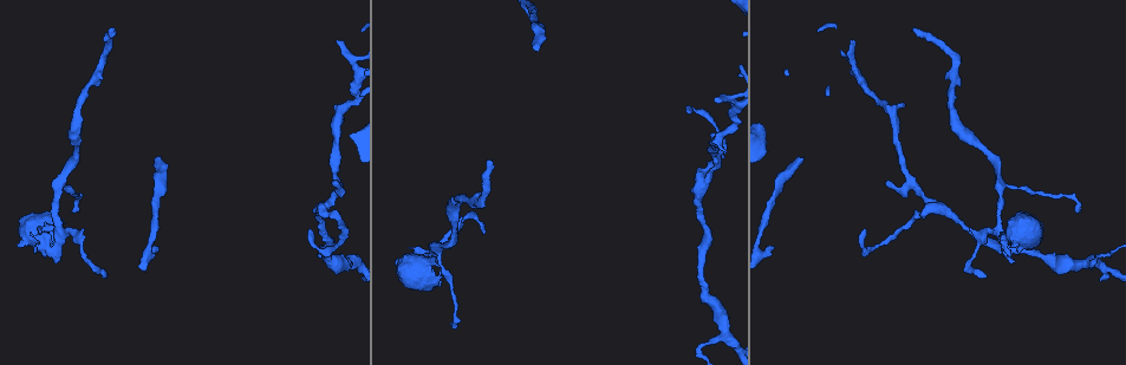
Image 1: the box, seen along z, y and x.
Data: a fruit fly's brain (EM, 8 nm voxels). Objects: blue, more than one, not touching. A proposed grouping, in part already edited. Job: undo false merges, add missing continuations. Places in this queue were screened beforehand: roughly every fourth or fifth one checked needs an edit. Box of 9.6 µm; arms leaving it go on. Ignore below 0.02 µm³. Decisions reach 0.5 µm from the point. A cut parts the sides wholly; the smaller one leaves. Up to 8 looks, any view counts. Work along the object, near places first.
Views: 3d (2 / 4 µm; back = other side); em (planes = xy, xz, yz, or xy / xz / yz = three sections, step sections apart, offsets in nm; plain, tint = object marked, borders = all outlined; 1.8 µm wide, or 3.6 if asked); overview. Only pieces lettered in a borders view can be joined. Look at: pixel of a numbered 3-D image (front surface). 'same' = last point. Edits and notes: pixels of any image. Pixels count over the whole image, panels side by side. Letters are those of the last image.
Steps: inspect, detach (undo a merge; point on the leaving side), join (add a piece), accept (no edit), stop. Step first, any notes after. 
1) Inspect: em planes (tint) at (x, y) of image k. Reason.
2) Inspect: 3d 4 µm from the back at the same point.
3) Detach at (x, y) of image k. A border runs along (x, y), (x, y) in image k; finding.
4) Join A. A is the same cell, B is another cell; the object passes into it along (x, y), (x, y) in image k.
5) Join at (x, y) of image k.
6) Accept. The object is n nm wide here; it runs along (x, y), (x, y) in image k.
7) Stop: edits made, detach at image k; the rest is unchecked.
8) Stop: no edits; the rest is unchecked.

Inspect: em planes (borders) at (801, 158) of image 1. An open end.

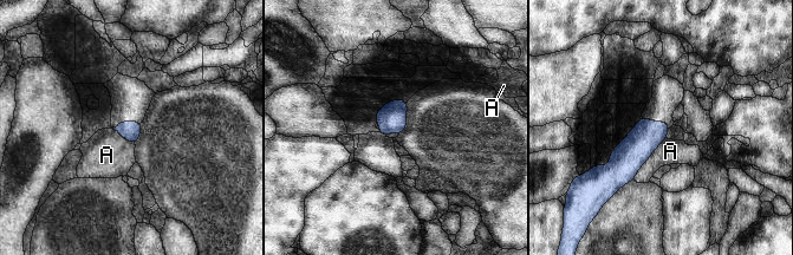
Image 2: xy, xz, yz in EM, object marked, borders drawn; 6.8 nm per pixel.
Accept. The object is 140 nm wide here; the longest contact is with A, 360 nm; A is another cell; none of them fits.

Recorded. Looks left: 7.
Inspect: em planes (plain) at (113, 28) of image 1. Branch stops here.

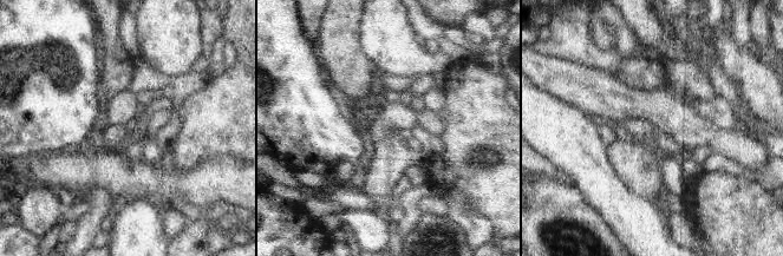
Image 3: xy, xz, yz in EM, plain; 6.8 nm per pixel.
Inspect: em planes (borders) at the same point.

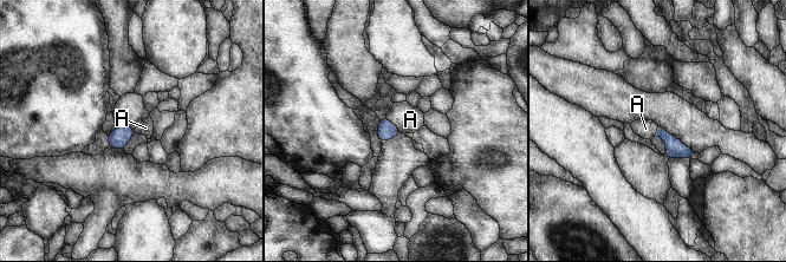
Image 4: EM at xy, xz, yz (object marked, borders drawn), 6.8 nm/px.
Join A. The object is 120 nm wide here; the longest contact is with A, 150 nm; A is the same cell; the cell continues.

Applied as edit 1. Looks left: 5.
Inspect: overview.

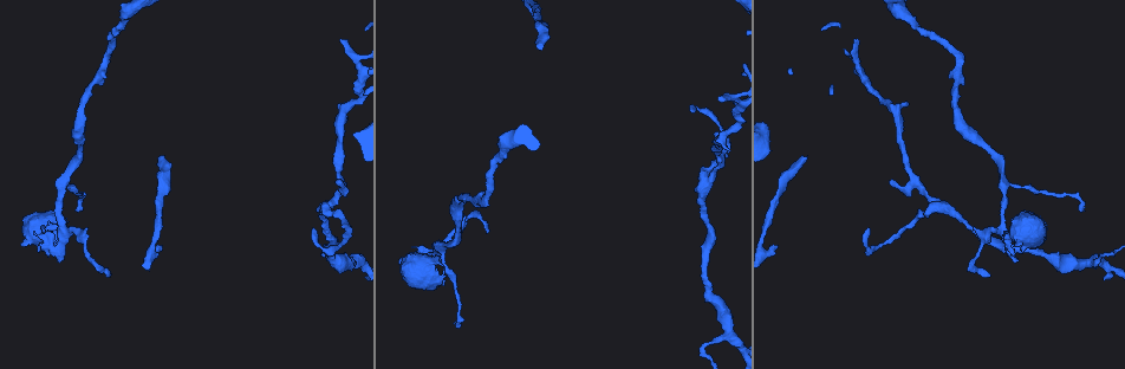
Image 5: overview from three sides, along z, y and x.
Inspect: 3d 2 µm at (855, 38) of image 5. Free end.

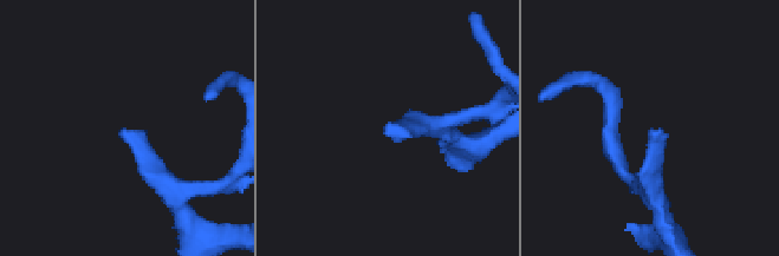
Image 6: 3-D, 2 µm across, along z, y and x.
Inspect: em planes (borders) at (391, 133) of image 6.

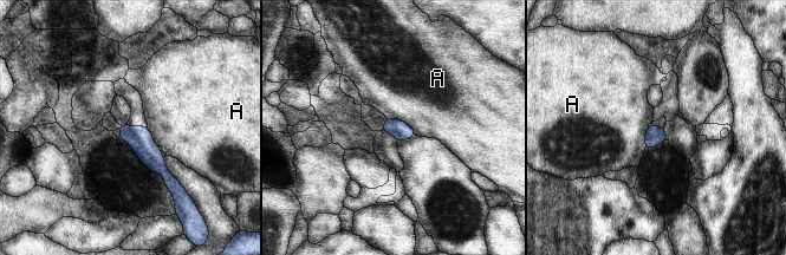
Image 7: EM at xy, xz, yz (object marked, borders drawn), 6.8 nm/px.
Accept. A is another cell; none of them fits.

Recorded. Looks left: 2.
Stop: edits made, join at image 4; the rest is unchecked.

